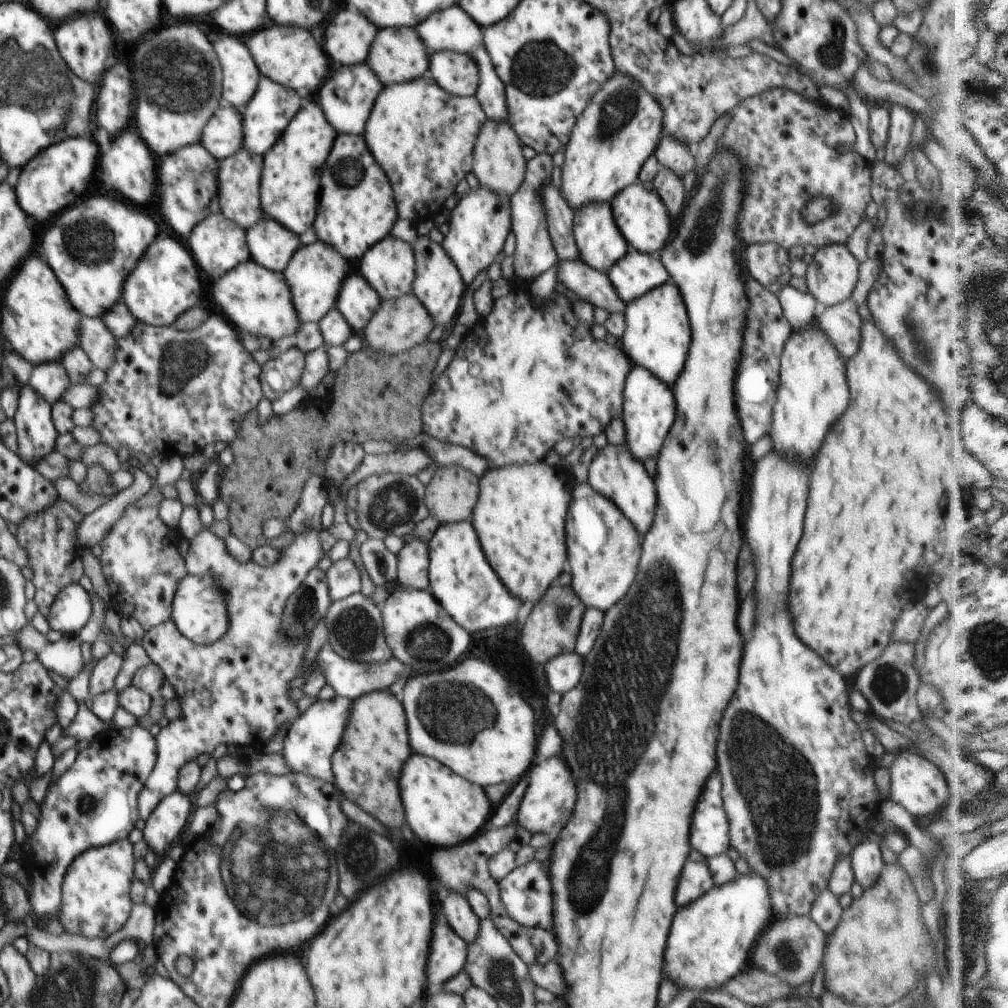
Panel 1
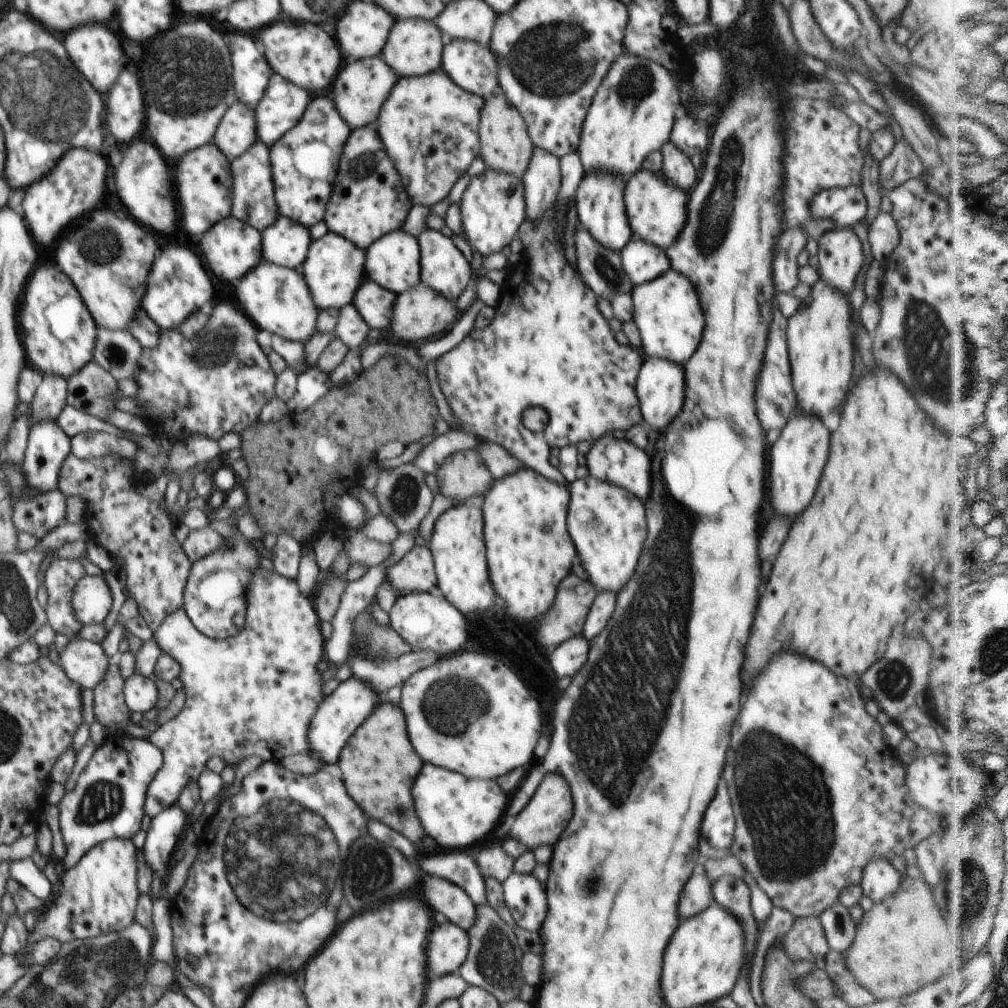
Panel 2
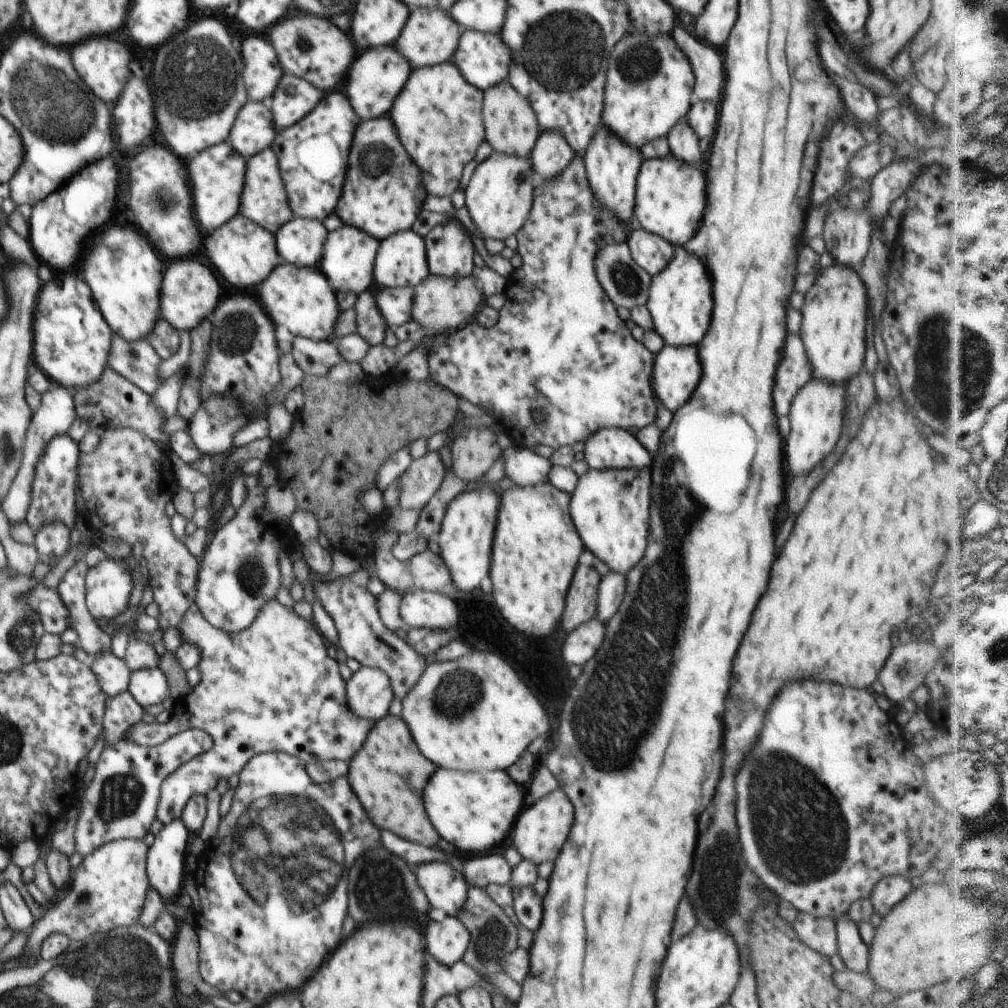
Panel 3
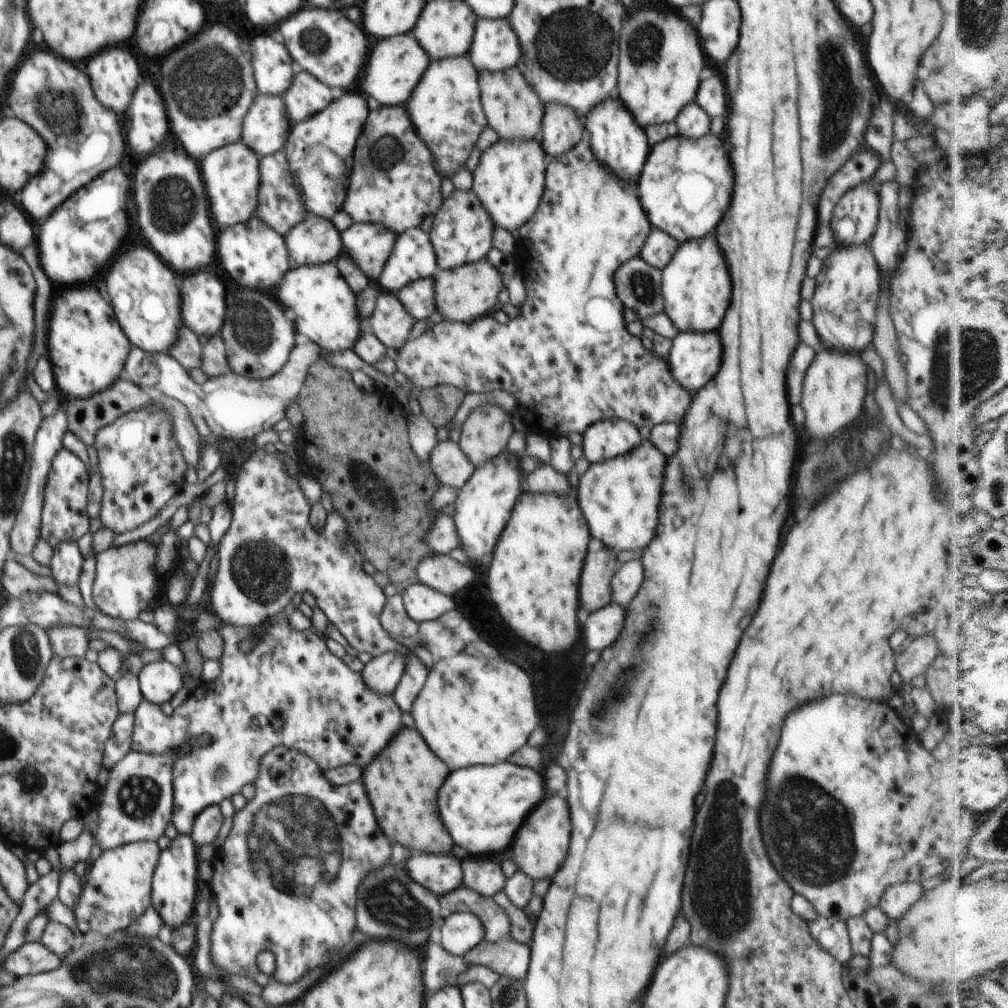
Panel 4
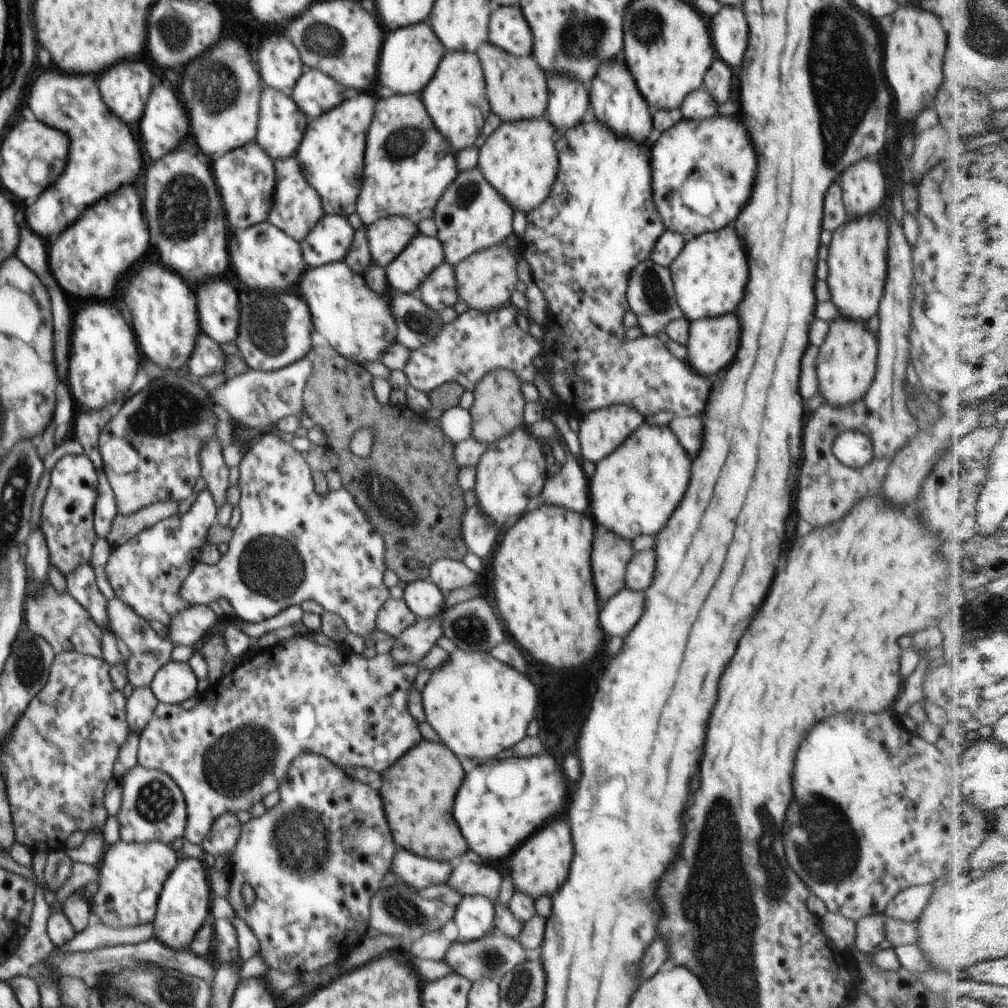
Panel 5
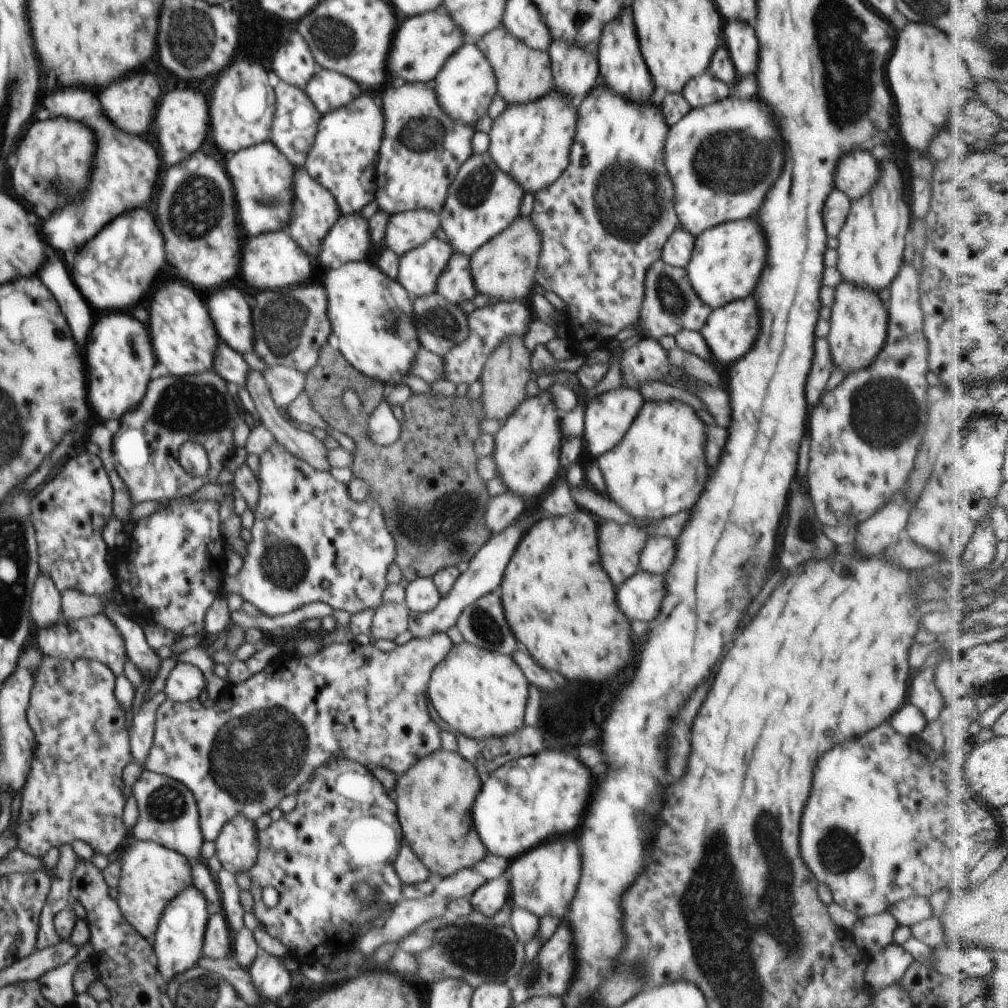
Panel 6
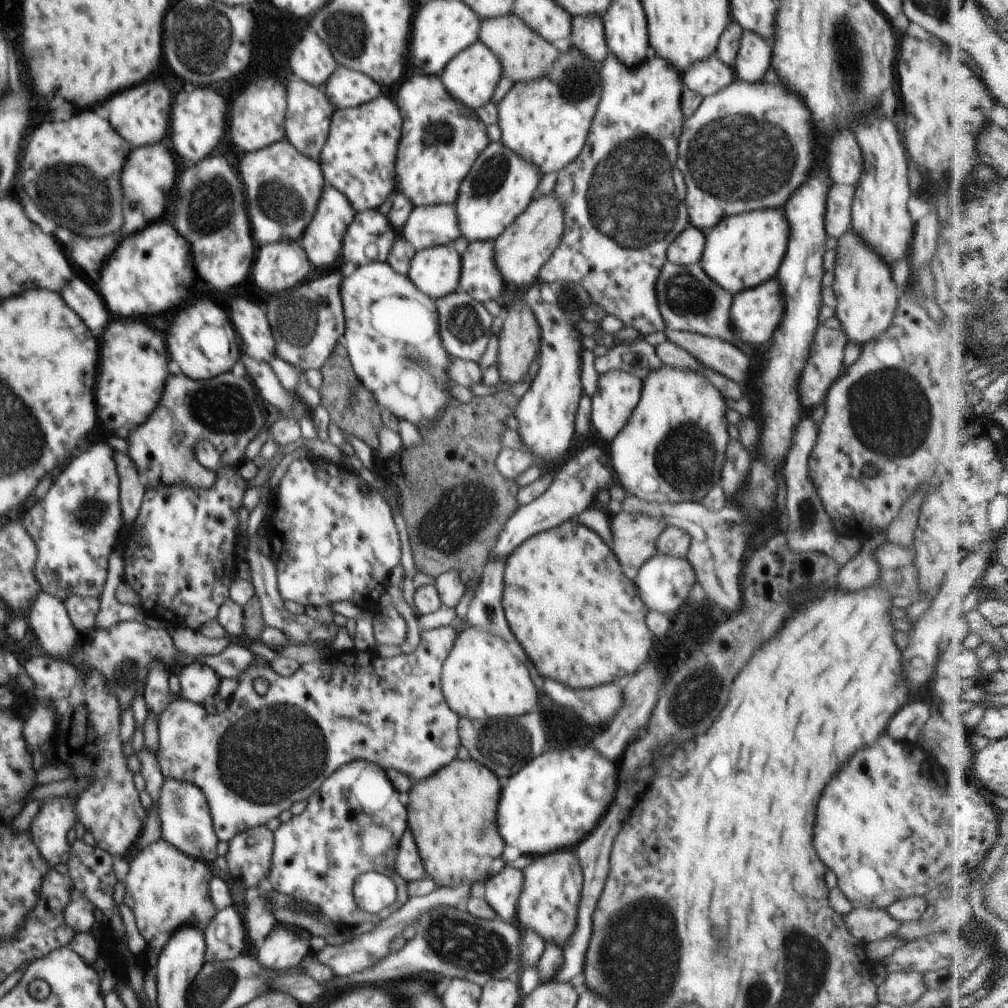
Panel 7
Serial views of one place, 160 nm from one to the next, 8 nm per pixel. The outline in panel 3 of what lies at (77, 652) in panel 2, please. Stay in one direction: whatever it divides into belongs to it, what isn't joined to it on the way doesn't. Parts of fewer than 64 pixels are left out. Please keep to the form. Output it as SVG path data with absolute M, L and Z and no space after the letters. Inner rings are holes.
M112 652L103 653L96 659L89 659L88 665L97 676L101 689L108 697L115 697L128 691L131 670L128 665Z

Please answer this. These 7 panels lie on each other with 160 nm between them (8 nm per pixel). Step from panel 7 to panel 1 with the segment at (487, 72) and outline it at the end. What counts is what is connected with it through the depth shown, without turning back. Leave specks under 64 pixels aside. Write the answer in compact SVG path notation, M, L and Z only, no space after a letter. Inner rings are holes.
M432 76L382 89L362 135L390 178L400 218L408 218L415 227L425 220L434 222L458 182L473 170L475 140L486 119L476 96L450 94Z

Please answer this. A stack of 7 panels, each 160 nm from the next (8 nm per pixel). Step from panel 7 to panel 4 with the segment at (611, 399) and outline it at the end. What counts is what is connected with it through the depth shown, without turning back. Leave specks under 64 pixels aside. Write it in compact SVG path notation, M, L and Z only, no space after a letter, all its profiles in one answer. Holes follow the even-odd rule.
M607 419L592 424L583 434L582 450L590 462L604 462L626 452L632 452L642 444L643 437L632 422L620 419Z

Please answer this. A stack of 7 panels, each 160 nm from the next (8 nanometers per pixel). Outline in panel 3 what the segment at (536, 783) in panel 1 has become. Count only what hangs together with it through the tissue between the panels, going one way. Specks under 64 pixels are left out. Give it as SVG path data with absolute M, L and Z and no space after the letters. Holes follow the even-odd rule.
M560 788L554 790L552 794L539 798L532 806L527 805L517 816L509 832L512 844L520 856L533 862L536 866L542 862L554 862L568 838L568 832L572 826L572 812L574 812L574 808Z

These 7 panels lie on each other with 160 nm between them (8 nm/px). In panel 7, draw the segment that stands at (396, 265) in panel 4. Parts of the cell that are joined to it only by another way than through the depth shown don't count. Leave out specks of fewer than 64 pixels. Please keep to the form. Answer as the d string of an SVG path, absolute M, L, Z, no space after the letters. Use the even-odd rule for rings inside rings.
M454 244L420 249L407 275L424 294L437 300L459 290L461 254Z

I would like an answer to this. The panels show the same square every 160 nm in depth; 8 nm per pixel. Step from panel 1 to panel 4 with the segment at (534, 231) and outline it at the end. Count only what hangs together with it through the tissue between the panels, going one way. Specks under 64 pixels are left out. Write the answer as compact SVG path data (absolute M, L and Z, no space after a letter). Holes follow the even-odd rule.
M546 104L540 142L549 159L570 151L585 135L583 122L570 106Z

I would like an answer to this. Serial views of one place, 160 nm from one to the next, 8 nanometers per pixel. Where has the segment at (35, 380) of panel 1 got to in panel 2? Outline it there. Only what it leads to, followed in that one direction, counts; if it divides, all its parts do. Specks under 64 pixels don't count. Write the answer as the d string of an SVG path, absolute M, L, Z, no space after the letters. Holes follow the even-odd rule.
M43 374L34 398L30 404L30 424L44 421L56 421L62 409L67 405L67 380L64 377Z

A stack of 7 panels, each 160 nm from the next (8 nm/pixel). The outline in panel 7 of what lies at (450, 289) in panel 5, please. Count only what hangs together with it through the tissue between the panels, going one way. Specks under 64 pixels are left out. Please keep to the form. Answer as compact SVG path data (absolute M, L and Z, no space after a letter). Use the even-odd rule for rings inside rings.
M472 241L461 254L459 290L466 291L474 300L498 300L510 290L495 263L494 241Z

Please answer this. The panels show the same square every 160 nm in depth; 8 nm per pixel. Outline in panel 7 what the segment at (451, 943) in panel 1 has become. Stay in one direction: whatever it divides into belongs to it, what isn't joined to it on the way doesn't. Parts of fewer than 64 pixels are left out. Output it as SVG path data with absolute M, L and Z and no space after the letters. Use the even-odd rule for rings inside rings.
M506 865L485 882L485 901L504 921L514 922L517 904L524 888L523 870Z

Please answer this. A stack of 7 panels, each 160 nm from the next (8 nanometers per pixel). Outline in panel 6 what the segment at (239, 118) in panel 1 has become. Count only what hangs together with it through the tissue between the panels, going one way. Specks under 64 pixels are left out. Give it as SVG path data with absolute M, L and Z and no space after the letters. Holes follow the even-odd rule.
M280 81L274 88L276 98L275 118L271 127L271 140L276 148L297 168L304 168L307 156L315 143L321 112L304 89Z

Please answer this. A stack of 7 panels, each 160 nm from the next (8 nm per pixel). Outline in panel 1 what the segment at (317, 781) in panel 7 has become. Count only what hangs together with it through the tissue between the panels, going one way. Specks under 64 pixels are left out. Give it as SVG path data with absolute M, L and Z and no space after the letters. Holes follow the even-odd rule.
M202 529L194 538L191 538L188 542L190 546L187 548L187 553L185 554L184 564L186 565L187 572L195 575L203 575L208 573L213 579L219 580L219 585L223 590L224 594L227 595L227 611L229 616L229 627L224 635L222 635L216 642L213 642L209 645L199 645L196 644L193 640L190 640L187 636L184 636L180 630L178 630L176 624L172 620L163 622L162 624L156 625L155 627L150 628L145 632L145 635L141 639L143 647L146 649L148 656L151 658L152 663L156 663L165 674L165 678L172 682L172 686L176 691L176 699L181 706L181 715L171 720L168 725L161 729L154 730L155 732L155 741L157 744L157 761L155 767L152 769L150 776L146 779L142 790L138 795L138 808L139 808L139 818L146 820L150 815L153 814L154 809L158 806L158 803L162 799L166 798L168 795L171 795L174 791L177 790L177 782L179 770L190 761L195 761L200 754L211 754L214 752L214 749L219 744L236 744L239 748L244 746L250 746L250 748L263 748L263 745L267 743L281 726L289 726L301 715L296 701L290 698L288 693L290 681L296 676L301 676L305 674L303 670L304 664L304 652L306 652L306 647L308 646L309 637L298 637L290 638L282 629L282 615L284 612L284 607L286 606L286 601L290 598L290 595L296 592L298 586L304 582L306 575L310 572L310 569L313 569L317 566L317 562L322 558L322 549L319 539L319 532L309 530L305 533L296 533L292 535L292 542L285 549L281 550L281 559L272 566L263 567L259 564L256 564L253 560L248 562L238 562L226 548L226 543L223 538L218 538L213 532L210 532L206 529Z

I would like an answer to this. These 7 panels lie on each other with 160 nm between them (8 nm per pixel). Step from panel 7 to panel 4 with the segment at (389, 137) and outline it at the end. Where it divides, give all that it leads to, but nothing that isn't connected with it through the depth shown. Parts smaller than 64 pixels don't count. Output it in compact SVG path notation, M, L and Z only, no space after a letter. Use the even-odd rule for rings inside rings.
M348 92L334 99L322 112L291 126L284 152L308 214L331 220L342 210L350 186L356 140L369 112L366 97Z

